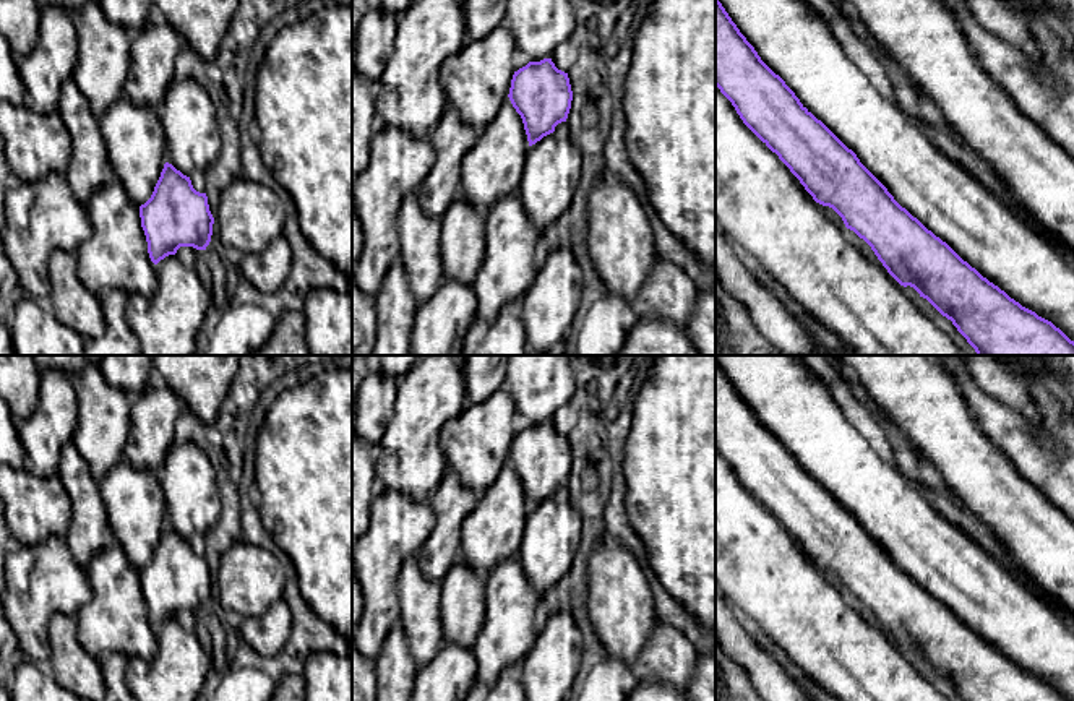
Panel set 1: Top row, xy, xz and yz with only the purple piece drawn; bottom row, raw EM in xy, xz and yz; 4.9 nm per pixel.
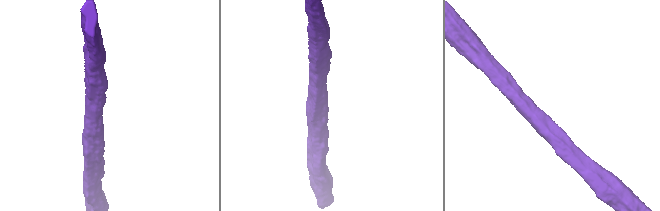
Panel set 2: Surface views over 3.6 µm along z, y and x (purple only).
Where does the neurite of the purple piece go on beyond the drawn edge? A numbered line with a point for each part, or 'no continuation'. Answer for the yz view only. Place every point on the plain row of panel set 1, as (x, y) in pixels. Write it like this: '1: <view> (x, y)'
no continuation

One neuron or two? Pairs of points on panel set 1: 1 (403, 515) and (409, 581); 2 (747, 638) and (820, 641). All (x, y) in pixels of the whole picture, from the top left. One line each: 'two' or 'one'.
1: two
2: two

